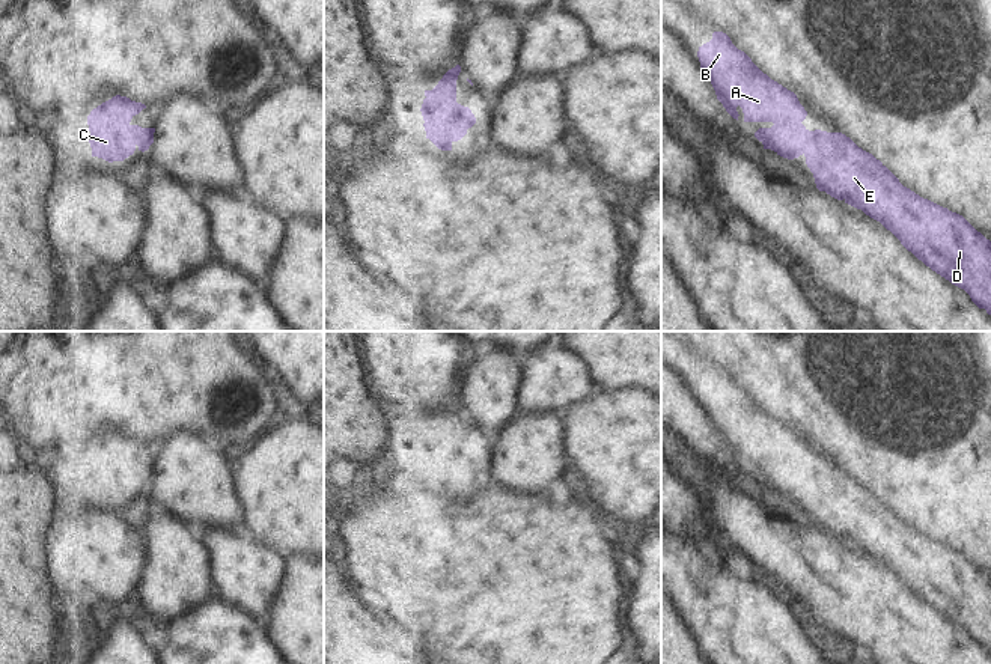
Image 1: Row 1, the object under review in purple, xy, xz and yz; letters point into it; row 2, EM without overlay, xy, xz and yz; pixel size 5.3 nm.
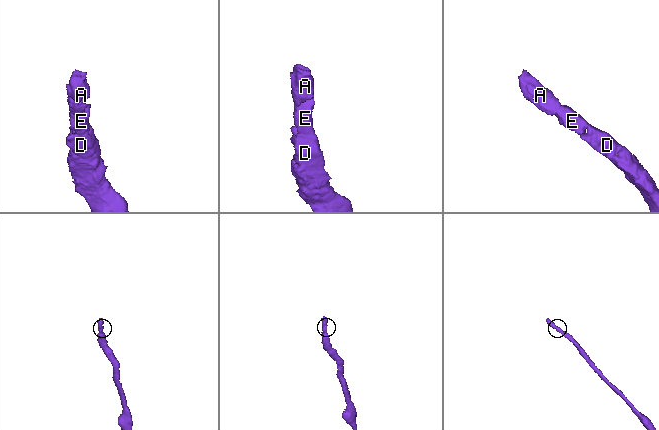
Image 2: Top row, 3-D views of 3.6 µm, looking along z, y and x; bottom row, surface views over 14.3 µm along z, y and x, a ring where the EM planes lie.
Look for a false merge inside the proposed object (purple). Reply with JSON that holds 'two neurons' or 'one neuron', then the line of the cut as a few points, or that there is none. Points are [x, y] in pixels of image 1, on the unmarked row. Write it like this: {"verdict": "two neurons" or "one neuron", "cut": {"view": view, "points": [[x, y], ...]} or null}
{"verdict": "one neuron", "cut": null}

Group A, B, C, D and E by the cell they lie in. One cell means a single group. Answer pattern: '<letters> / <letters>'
A B C D E

